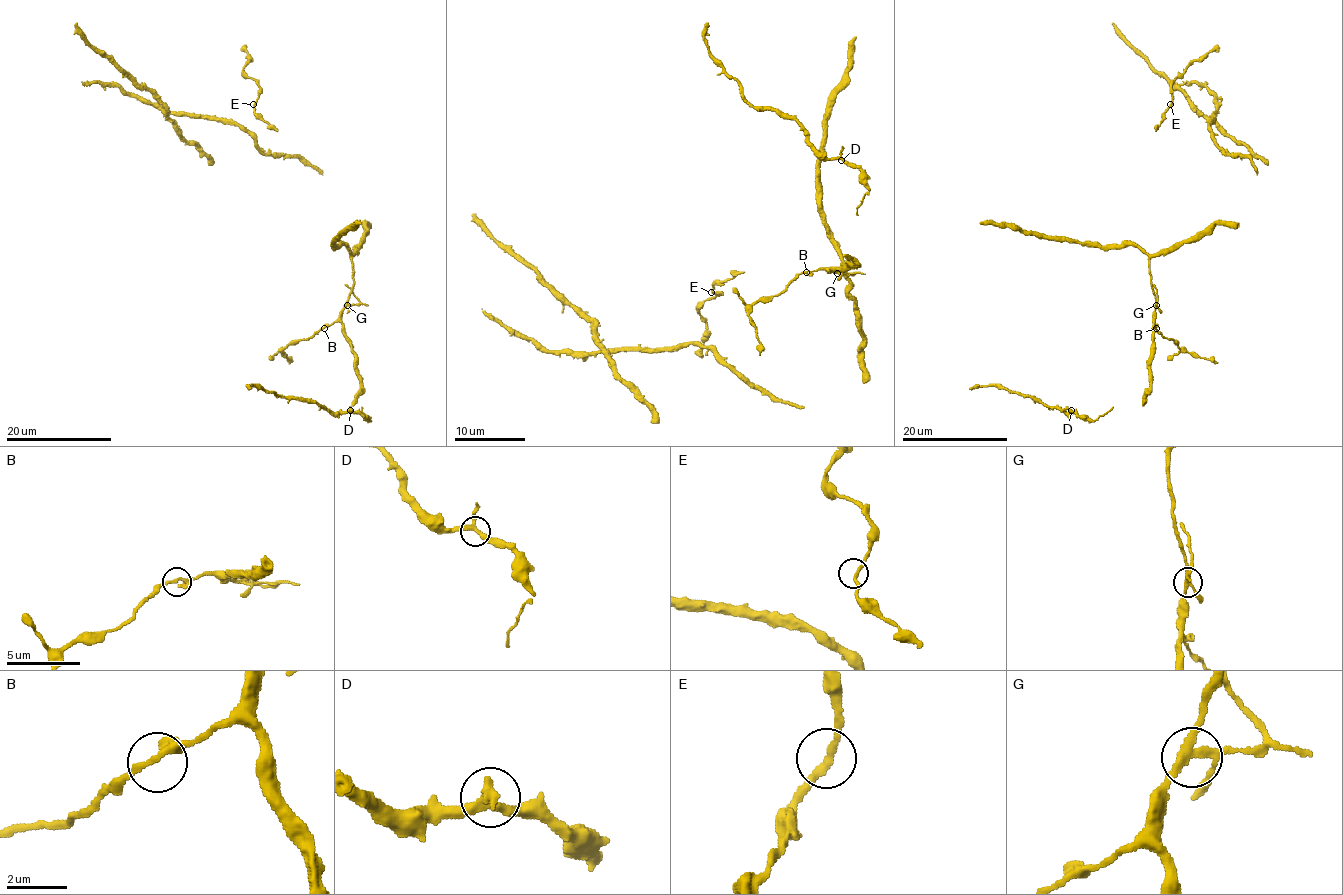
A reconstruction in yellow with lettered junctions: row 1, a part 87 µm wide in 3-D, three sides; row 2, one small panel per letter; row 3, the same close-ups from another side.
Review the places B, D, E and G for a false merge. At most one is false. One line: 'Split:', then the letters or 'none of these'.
Split: G

